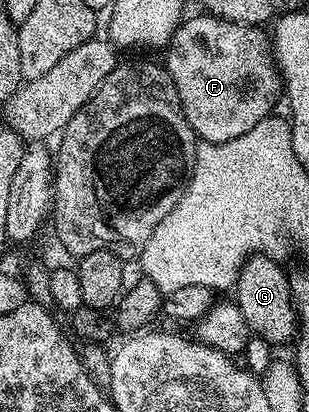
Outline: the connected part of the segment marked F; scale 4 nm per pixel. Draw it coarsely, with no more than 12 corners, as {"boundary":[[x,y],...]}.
{"boundary":[[187,16],[164,50],[199,142],[283,96],[265,28]]}

